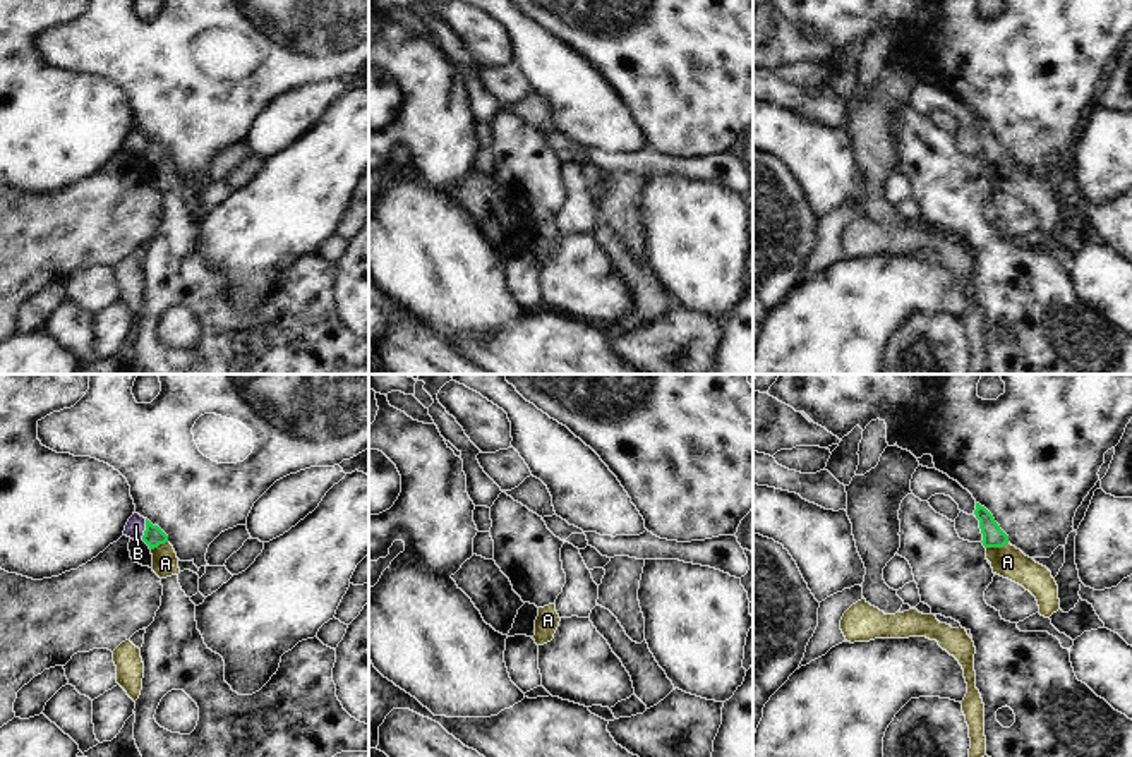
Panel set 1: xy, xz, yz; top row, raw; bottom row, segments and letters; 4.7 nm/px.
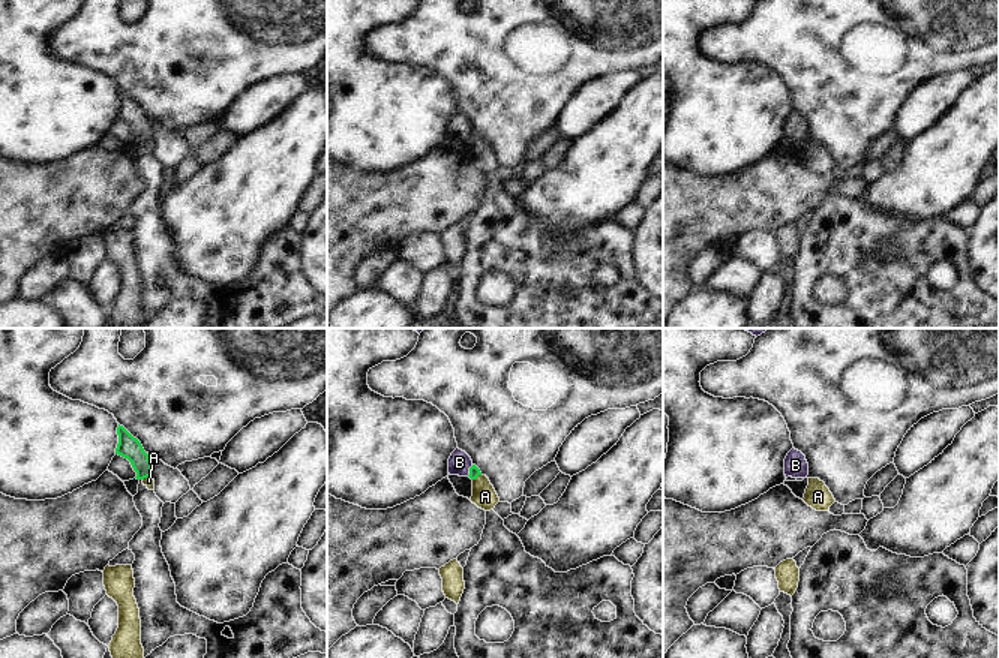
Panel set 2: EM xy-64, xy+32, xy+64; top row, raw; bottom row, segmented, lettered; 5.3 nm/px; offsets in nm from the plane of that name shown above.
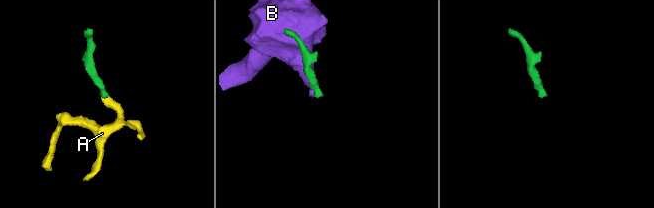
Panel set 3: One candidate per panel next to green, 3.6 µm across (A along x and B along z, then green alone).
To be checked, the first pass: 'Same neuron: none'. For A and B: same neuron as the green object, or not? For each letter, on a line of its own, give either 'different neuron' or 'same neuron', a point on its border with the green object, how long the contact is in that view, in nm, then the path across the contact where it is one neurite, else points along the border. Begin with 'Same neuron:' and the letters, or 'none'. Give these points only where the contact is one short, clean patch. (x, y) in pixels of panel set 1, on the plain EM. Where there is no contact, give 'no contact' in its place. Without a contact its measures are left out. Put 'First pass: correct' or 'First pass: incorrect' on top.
First pass: incorrect
Same neuron: A
A: same neuron; meets green in yz at (997, 162); contact 110 nm long; runs through yz (993, 151), (997, 162), (1007, 177)
B: different neuron; meets green in xy at (146, 145); contact 100 nm long; border along xy (146, 134), (146, 145), (141, 153)

